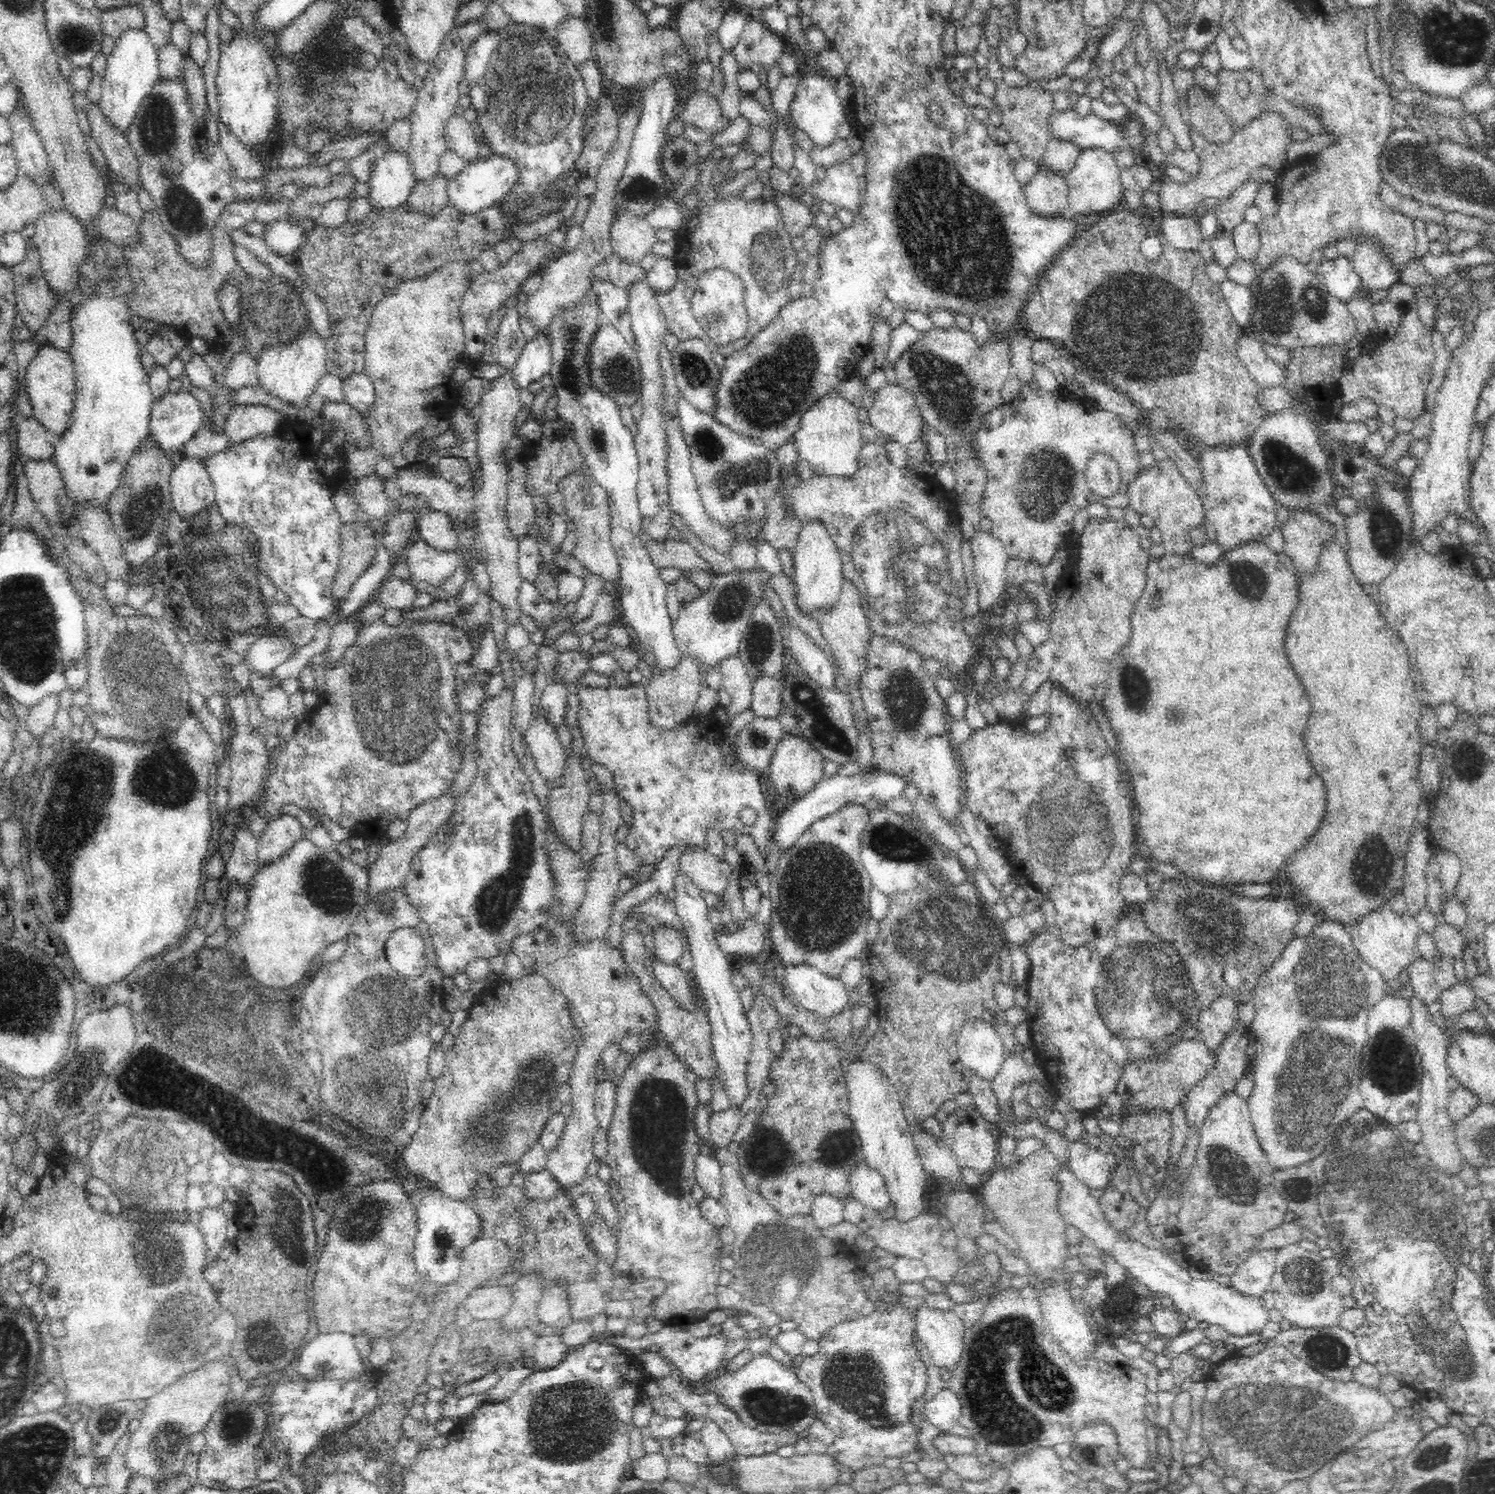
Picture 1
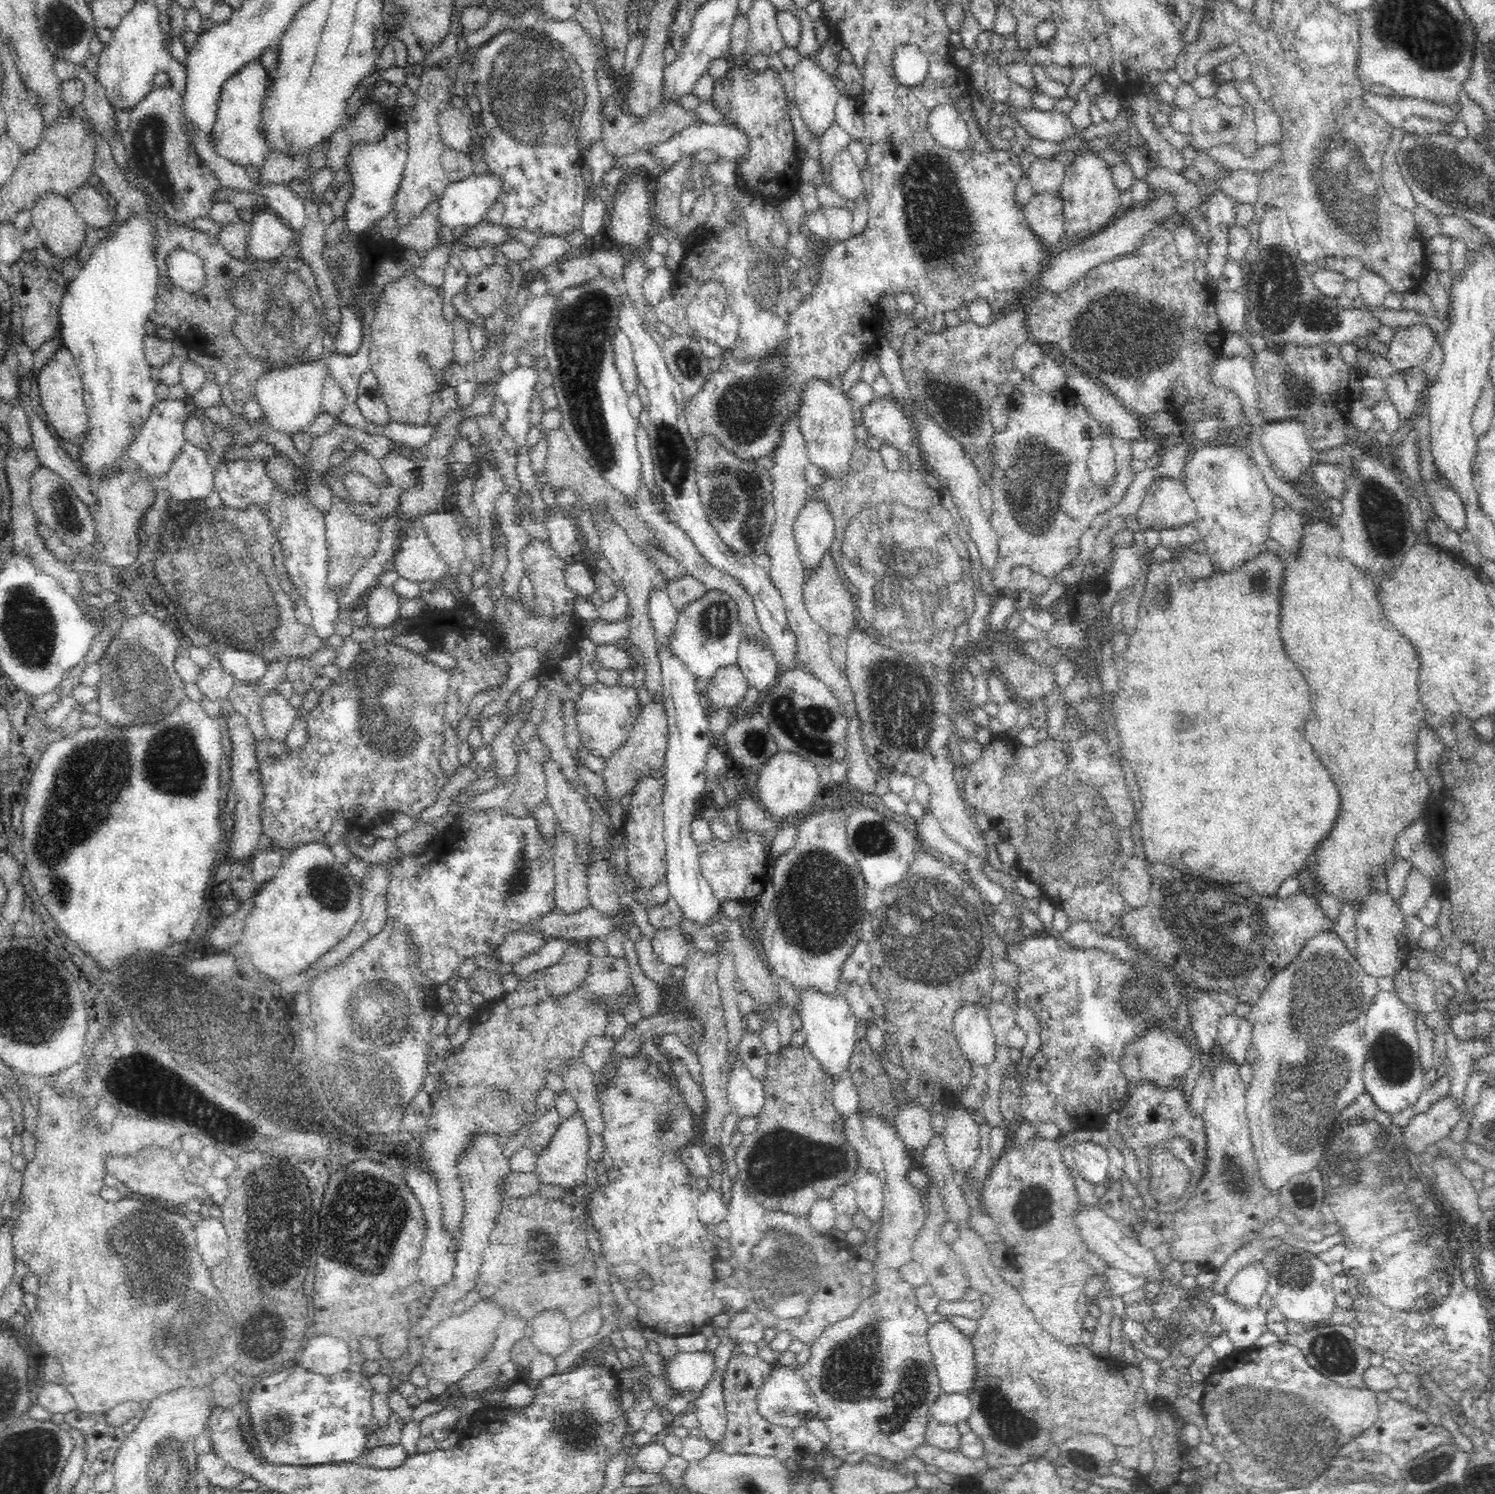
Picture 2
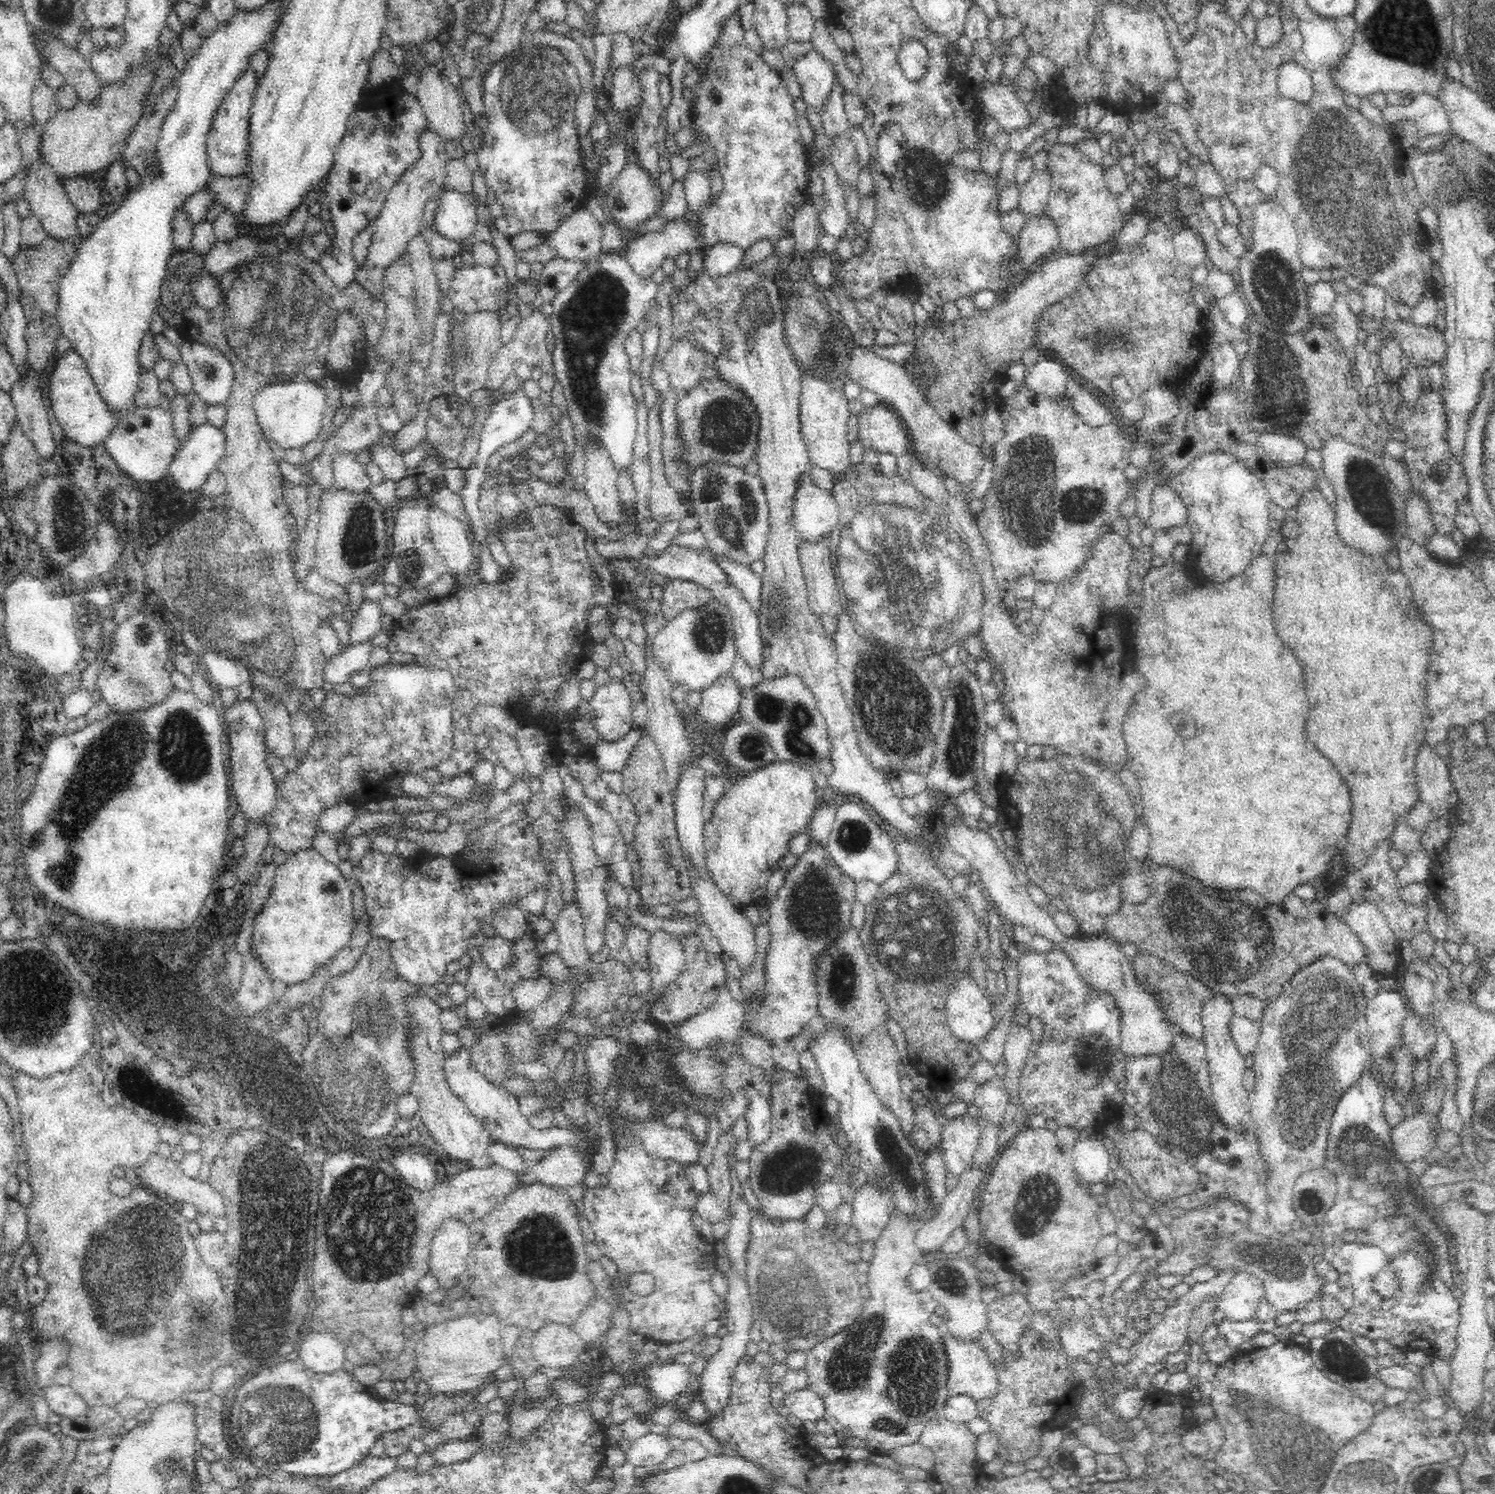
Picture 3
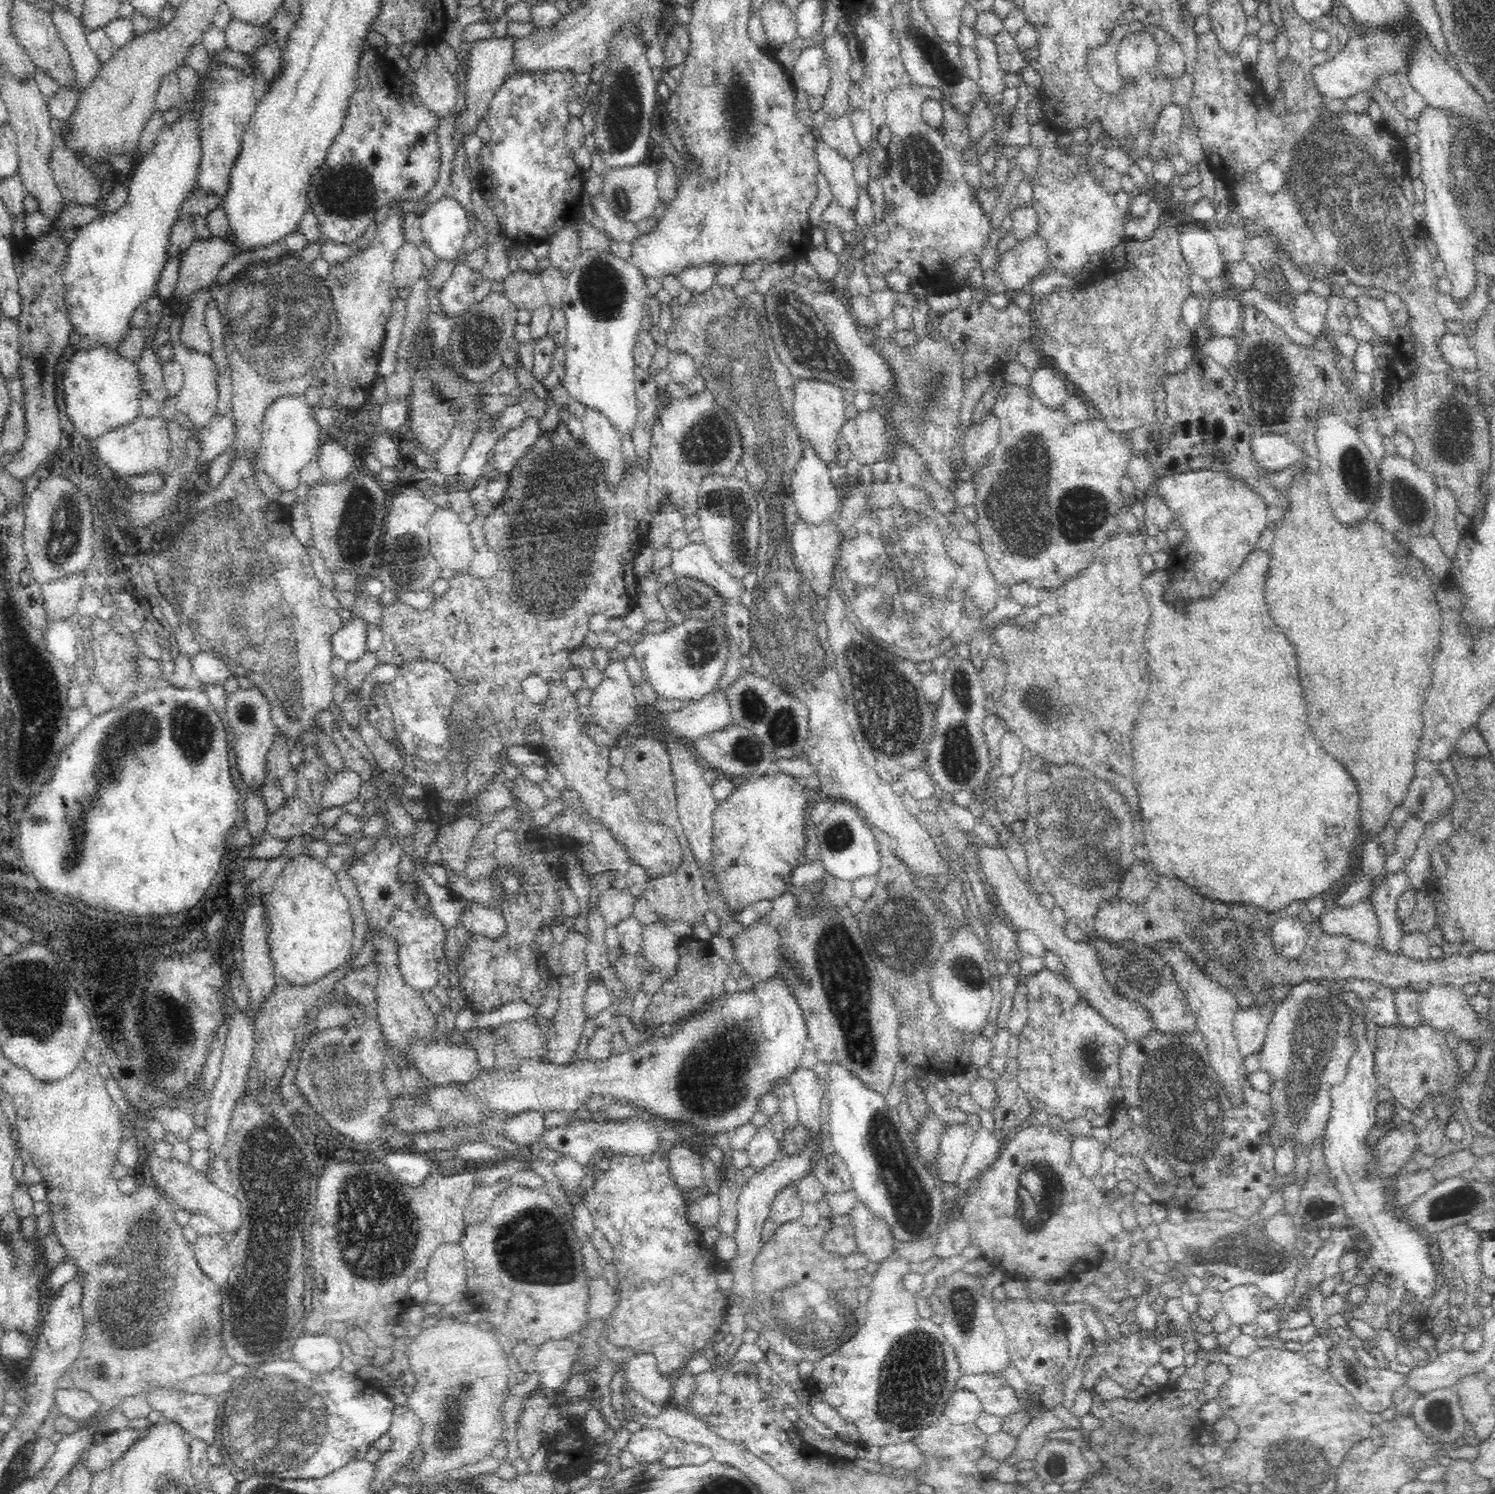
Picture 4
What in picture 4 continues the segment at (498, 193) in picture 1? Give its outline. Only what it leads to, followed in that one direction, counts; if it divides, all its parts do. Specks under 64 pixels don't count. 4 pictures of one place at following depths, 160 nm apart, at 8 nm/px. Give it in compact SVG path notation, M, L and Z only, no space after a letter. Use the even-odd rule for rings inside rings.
M451 196L432 203L420 219L421 237L438 260L455 262L462 252L468 230L468 213Z

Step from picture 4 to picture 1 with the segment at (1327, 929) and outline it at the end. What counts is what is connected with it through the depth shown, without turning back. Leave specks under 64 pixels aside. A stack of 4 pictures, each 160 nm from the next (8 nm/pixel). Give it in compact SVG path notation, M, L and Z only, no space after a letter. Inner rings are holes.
M1385 901L1378 910L1369 912L1354 925L1348 926L1357 953L1383 977L1384 983L1397 981L1404 967L1416 958L1416 940L1421 933L1415 916L1396 914Z

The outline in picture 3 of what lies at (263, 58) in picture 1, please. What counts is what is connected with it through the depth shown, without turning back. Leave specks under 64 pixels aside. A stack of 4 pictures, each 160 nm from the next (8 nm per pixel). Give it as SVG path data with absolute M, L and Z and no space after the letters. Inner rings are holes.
M246 69L238 75L238 78L235 78L235 83L230 90L223 94L222 102L214 113L206 138L206 162L211 176L235 178L244 174L251 104L258 83L259 79L255 77L255 74L250 69Z

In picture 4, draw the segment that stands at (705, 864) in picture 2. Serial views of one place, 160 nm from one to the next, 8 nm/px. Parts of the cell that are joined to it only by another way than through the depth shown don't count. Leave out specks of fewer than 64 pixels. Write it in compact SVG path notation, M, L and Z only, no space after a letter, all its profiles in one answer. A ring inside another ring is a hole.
M779 772L774 776L750 777L732 792L728 800L717 803L713 816L710 868L716 881L716 893L722 897L720 903L728 907L730 914L737 915L758 902L773 902L787 891L792 872L800 865L799 858L804 854L808 839L804 833L810 807L808 794L801 780Z

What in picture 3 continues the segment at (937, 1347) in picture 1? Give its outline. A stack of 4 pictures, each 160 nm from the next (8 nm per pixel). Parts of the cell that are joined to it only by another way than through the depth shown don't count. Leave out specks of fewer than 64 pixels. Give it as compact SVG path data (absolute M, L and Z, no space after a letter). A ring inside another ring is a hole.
M948 1333L944 1342L949 1355L949 1393L992 1401L999 1392L999 1368L989 1360L983 1347L978 1342L958 1343Z

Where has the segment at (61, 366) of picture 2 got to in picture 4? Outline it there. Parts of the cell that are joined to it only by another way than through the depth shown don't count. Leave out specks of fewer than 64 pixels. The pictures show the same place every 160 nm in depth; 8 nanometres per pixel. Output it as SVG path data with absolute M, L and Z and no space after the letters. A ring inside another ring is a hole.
M84 345L64 366L64 394L69 420L88 440L133 424L141 416L143 380L137 363L104 345Z

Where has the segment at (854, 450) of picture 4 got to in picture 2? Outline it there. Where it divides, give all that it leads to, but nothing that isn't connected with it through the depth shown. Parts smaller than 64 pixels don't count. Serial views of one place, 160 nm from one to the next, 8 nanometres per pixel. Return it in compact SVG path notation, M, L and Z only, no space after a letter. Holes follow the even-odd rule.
M891 396L875 398L861 412L868 436L874 436L882 445L892 446L904 455L917 443L910 416Z

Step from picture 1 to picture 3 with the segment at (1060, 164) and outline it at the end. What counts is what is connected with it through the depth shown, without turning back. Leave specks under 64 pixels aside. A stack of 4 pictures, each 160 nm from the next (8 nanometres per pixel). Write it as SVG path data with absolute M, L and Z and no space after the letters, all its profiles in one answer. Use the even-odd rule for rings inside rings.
M1045 169L1032 173L1029 181L1021 188L1016 209L1025 219L1042 215L1049 192L1050 179Z

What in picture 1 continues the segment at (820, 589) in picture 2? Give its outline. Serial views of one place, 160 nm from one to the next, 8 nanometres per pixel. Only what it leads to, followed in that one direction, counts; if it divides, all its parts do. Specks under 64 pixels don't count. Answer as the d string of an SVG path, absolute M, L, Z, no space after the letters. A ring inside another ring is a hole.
M844 577L839 597L829 607L818 609L814 617L818 619L824 640L829 644L830 653L834 654L840 672L848 680L849 686L856 688L859 676L866 668L865 648L872 634L867 625L867 616L862 612L858 587Z

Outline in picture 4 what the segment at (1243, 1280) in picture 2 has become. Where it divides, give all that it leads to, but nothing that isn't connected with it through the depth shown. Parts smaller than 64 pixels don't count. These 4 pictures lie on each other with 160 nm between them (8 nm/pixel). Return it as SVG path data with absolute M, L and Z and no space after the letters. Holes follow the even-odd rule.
M1238 1286L1230 1288L1224 1294L1222 1312L1232 1318L1232 1324L1244 1326L1252 1324L1260 1312L1258 1304L1262 1300L1262 1292L1256 1286Z

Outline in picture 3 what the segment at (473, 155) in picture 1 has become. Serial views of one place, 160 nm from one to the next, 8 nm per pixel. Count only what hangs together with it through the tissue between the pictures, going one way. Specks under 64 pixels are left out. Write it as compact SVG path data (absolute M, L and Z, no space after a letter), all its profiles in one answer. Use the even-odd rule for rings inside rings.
M435 64L417 70L417 73L420 76L417 98L428 119L429 130L442 137L444 142L463 140L466 126L456 88Z

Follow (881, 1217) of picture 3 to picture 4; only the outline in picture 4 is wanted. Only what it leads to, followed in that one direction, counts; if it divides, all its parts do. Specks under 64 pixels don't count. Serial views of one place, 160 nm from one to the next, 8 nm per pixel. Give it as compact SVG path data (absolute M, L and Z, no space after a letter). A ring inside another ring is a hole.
M859 1201L849 1216L856 1235L857 1251L860 1254L864 1254L870 1262L877 1265L894 1254L896 1240L885 1222L872 1216Z

